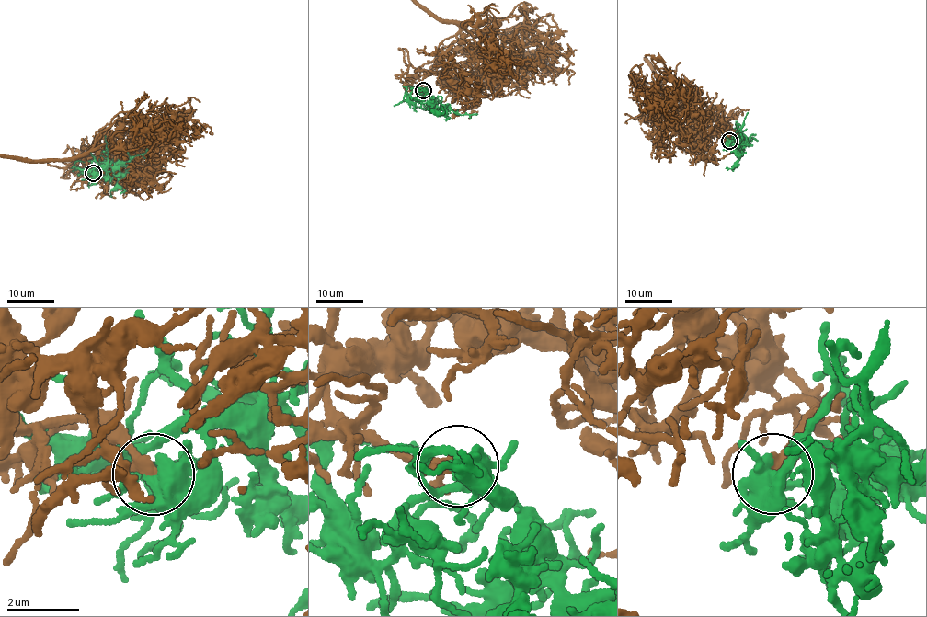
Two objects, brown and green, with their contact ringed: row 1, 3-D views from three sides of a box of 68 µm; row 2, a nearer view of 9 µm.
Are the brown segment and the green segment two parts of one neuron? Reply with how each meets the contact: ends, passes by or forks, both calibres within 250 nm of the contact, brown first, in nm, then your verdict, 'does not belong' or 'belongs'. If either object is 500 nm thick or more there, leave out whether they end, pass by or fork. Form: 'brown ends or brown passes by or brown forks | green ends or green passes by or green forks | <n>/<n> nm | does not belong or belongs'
brown ends | green passes by | 360/480 nm | belongs

